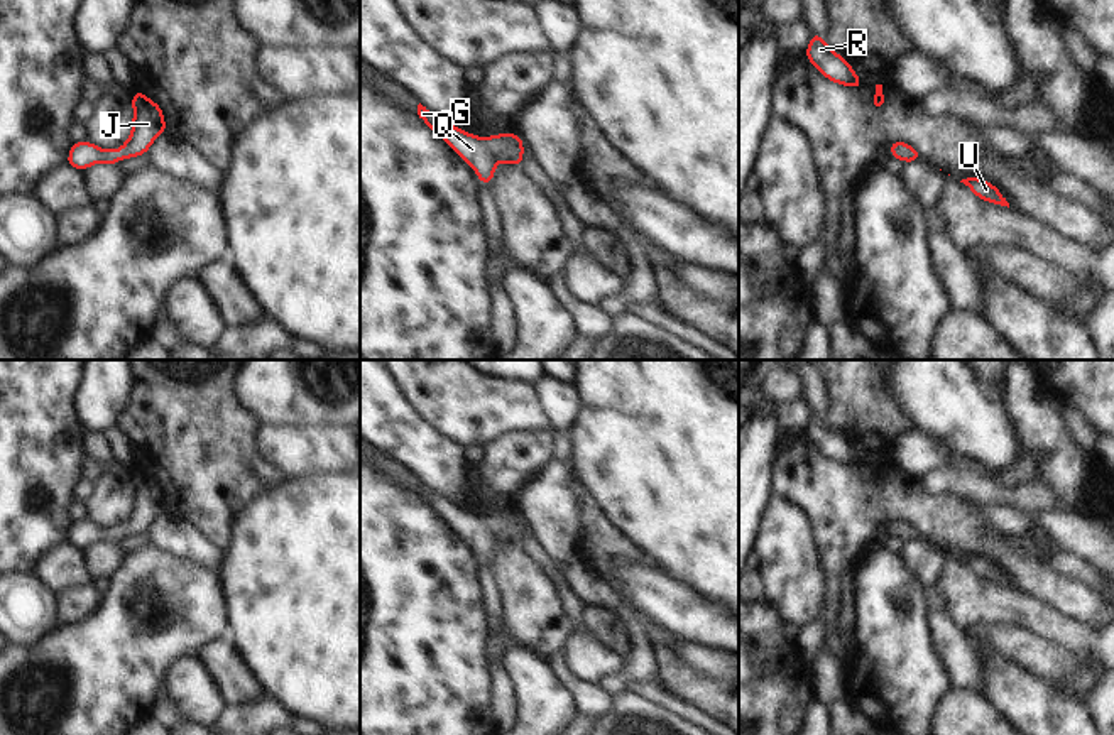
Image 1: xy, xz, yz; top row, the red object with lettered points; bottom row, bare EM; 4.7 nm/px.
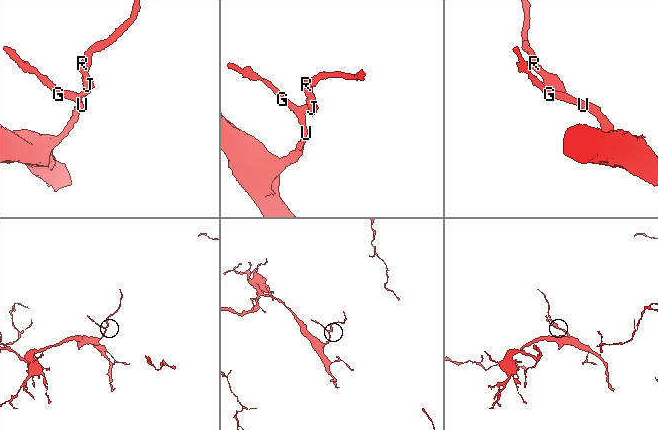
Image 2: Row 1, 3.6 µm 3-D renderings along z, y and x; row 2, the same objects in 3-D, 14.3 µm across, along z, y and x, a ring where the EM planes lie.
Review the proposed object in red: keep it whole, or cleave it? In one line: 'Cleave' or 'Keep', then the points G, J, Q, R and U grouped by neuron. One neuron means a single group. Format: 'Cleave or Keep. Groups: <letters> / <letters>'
Keep. Groups: G J Q R U.

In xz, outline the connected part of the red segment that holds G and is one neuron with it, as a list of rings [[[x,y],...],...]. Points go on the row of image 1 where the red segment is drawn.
[[[421,103],[418,105],[418,115],[453,152],[461,155],[461,161],[477,172],[478,182],[490,186],[499,162],[512,164],[514,167],[522,164],[524,140],[519,133],[477,137]]]

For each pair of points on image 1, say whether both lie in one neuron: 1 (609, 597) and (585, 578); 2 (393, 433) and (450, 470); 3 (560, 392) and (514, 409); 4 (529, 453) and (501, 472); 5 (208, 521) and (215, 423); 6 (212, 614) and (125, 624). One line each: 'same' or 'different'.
1: same
2: same
3: different
4: same
5: same
6: same

